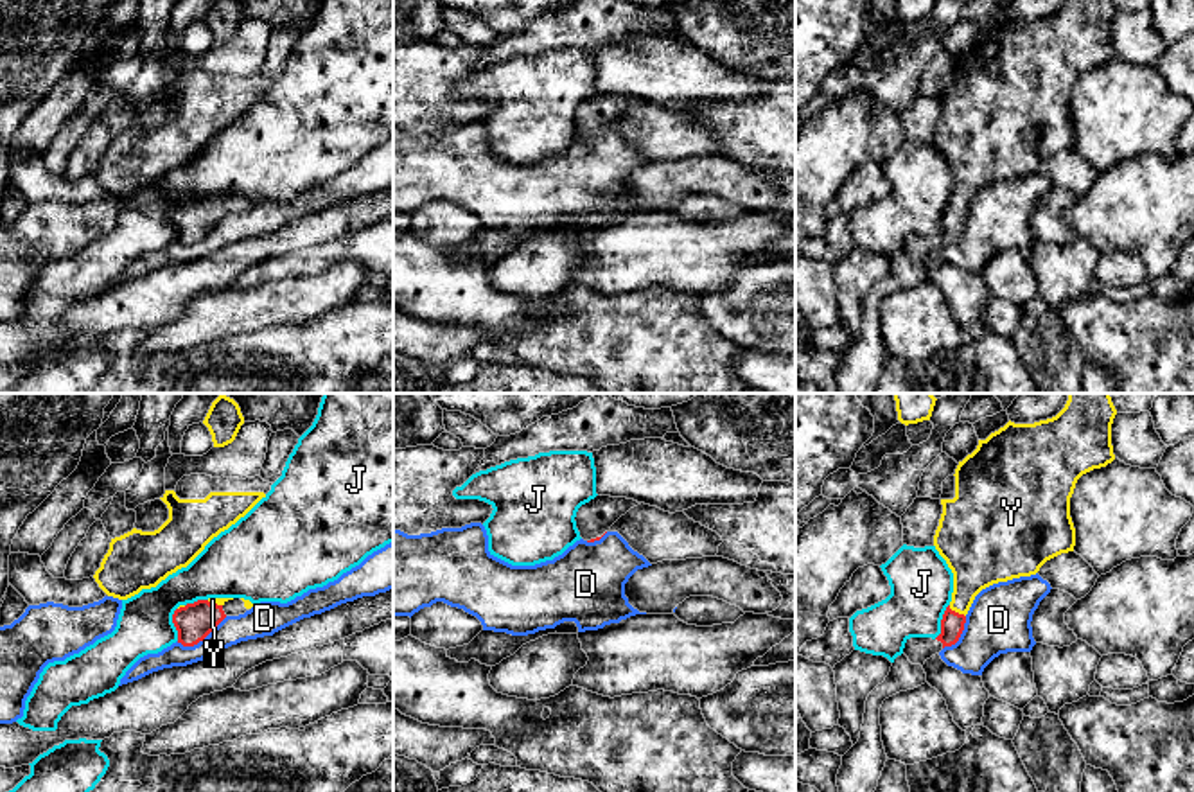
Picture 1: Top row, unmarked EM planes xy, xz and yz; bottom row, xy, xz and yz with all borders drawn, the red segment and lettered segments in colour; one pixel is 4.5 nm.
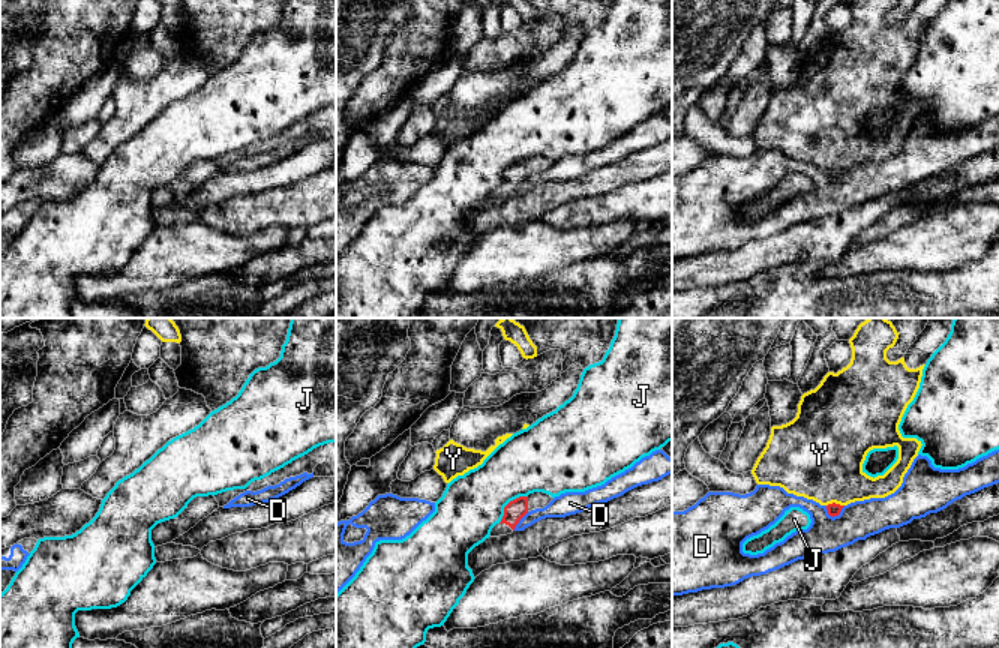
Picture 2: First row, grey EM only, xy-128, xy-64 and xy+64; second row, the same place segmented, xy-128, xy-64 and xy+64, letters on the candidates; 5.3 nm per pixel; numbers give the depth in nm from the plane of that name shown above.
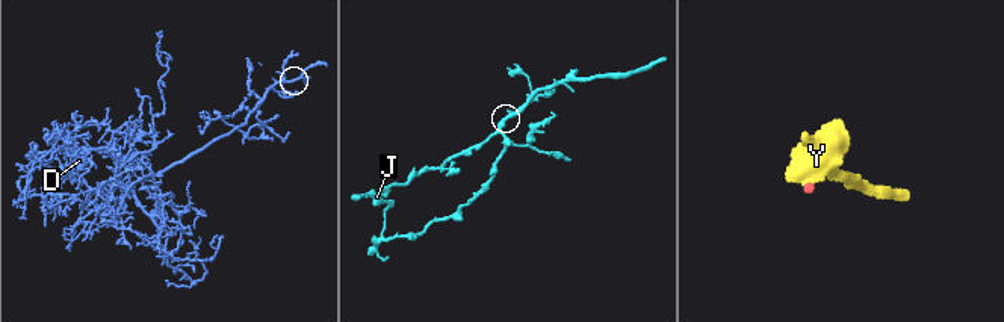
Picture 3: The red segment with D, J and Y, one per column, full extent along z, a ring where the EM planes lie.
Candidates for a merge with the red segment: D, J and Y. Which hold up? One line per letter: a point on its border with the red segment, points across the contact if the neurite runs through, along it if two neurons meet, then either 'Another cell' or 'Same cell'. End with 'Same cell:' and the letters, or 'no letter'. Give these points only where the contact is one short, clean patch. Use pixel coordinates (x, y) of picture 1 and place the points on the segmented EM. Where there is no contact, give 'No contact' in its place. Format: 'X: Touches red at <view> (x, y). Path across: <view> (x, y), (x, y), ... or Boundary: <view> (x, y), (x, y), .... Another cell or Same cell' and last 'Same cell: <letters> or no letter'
D: Touches red at xy (201, 640). Boundary: xy (227, 616), (196, 643), (182, 645), (176, 642). Another cell
J: Touches red at yz (941, 622). Boundary: yz (948, 604), (941, 620), (941, 631), (934, 638). Another cell
Y: Touches red at yz (957, 613). Same cell
Same cell: Y

